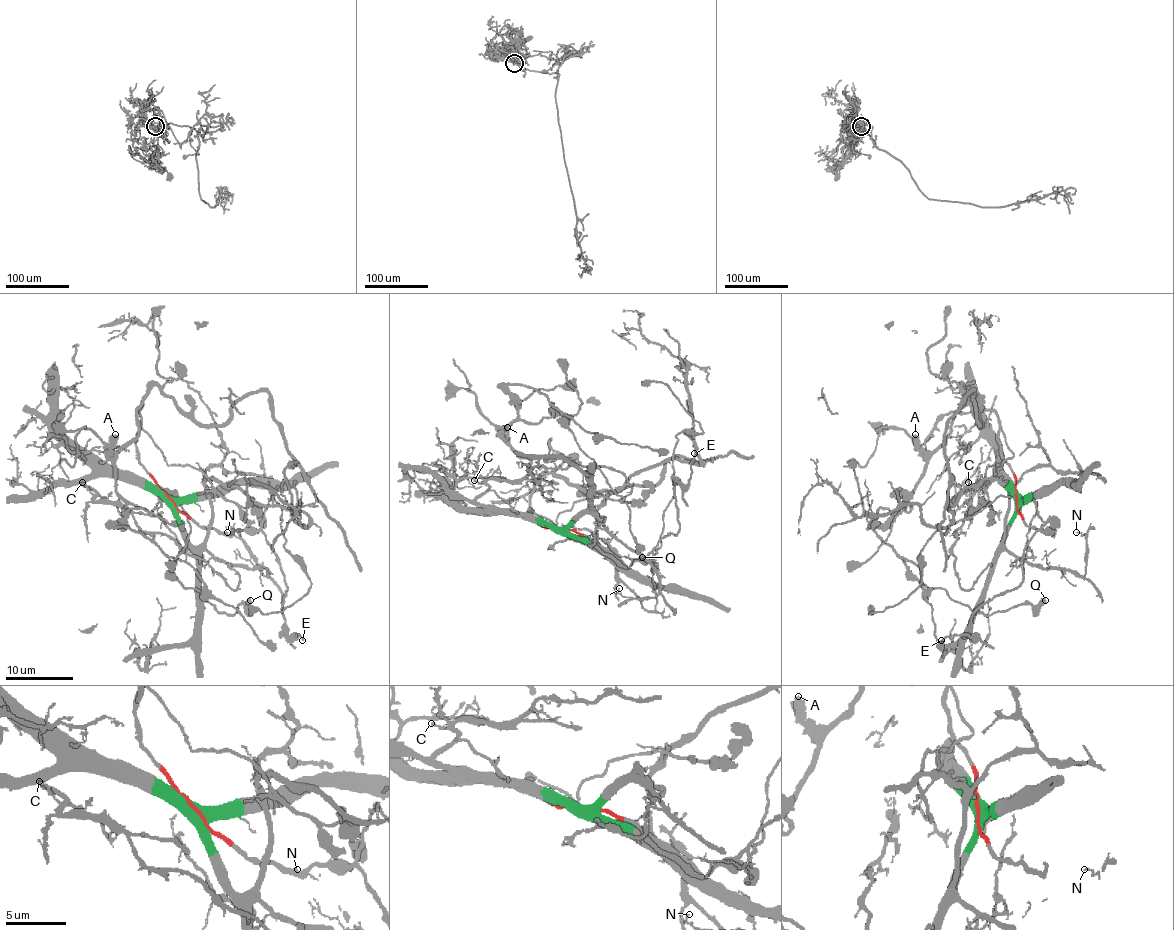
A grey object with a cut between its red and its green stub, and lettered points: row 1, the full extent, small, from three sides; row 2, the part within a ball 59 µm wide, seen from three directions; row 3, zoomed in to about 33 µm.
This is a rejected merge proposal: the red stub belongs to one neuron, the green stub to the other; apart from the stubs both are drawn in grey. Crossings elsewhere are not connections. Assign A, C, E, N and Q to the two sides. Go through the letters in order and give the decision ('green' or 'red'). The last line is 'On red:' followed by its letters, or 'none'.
A: red
C: green
E: red
N: green
Q: red
On red: A, E, Q

